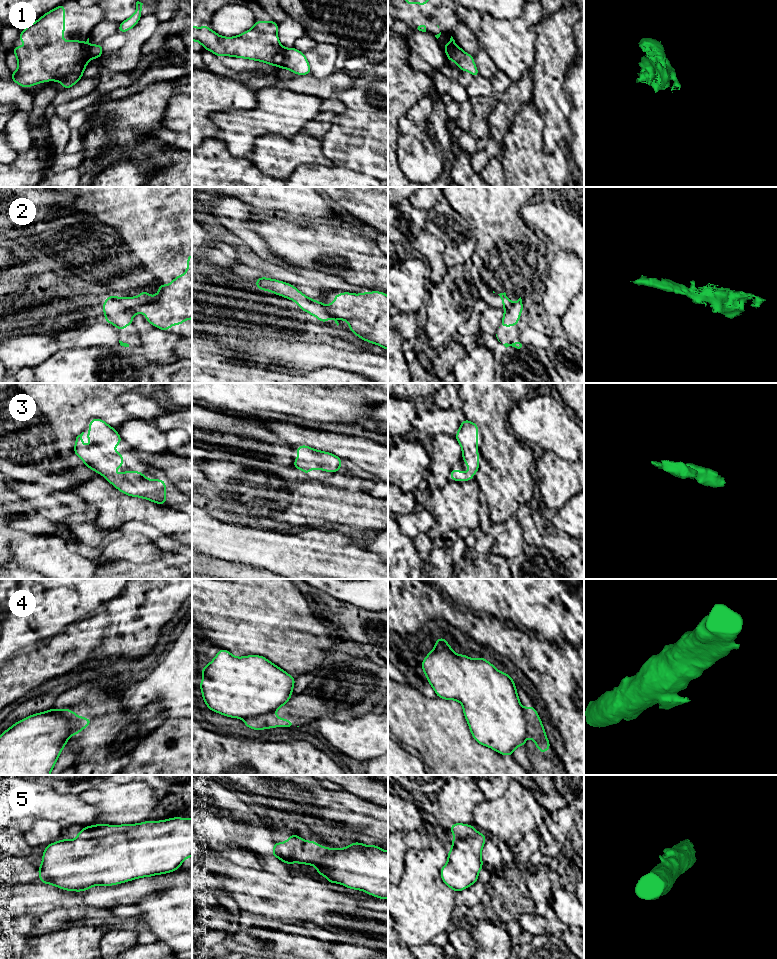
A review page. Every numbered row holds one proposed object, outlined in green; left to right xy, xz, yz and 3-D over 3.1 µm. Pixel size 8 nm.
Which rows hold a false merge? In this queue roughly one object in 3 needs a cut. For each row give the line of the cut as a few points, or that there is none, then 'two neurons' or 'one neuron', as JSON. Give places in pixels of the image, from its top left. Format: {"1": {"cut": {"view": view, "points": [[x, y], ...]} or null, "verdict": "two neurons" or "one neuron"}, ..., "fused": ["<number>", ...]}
{"1": {"cut": {"view": "xz", "points": [[285, 49], [281, 67]]}, "verdict": "two neurons"}, "2": {"cut": {"view": "xy", "points": [[112, 295], [134, 312]]}, "verdict": "two neurons"}, "3": {"cut": null, "verdict": "one neuron"}, "4": {"cut": {"view": "xy", "points": [[53, 708], [69, 722], [69, 730], [73, 734]]}, "verdict": "two neurons"}, "5": {"cut": {"view": "xy", "points": [[106, 825], [100, 836], [86, 839], [77, 838]]}, "verdict": "two neurons"}, "fused": ["1", "2", "4", "5"]}

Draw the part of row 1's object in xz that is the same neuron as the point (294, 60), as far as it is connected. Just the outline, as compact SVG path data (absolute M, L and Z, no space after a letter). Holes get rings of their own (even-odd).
M294 47L285 49L282 68L288 69L297 75L309 75L311 72L310 64L304 52L300 52Z

